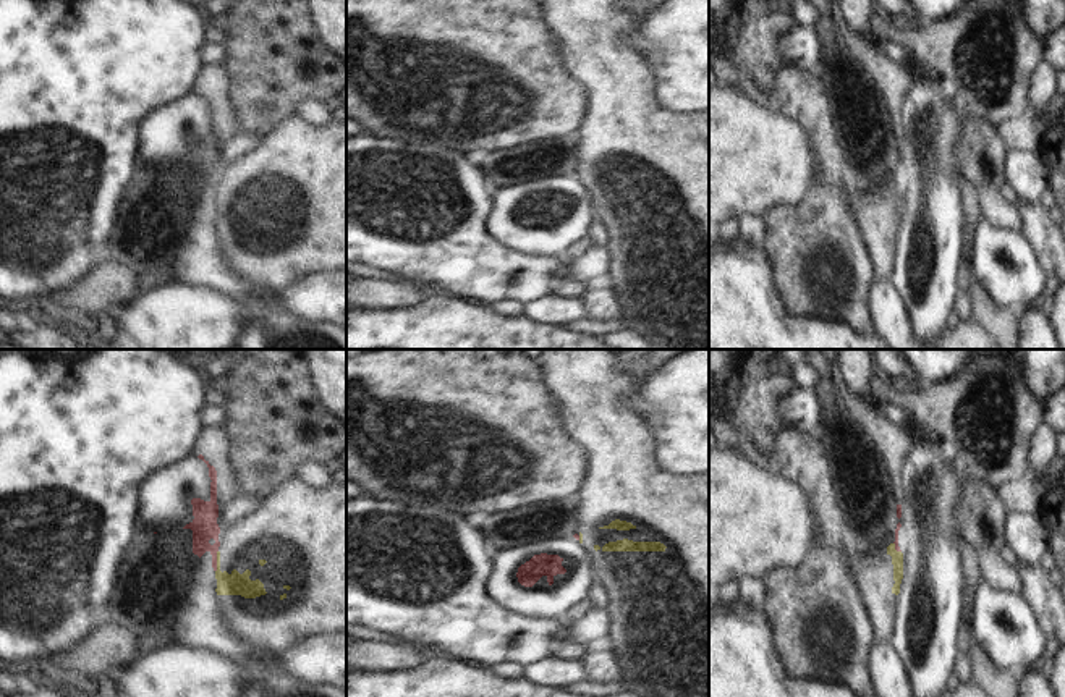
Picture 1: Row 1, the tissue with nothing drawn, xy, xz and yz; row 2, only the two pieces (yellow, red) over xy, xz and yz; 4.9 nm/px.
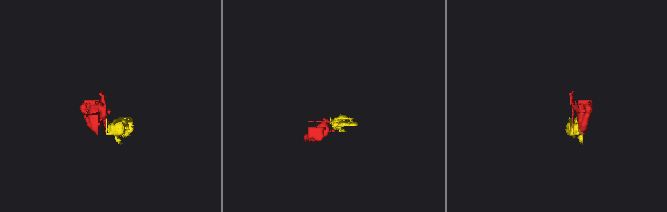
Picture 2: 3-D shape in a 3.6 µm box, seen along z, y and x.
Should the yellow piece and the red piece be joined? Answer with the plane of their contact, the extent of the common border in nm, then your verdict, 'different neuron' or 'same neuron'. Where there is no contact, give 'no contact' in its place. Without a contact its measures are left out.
contact in xy; length 110 nm; different neuron

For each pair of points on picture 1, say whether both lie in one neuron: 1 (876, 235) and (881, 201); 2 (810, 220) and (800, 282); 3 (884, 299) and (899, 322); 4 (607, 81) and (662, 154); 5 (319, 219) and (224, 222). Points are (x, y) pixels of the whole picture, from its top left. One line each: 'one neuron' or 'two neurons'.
1: one neuron
2: one neuron
3: one neuron
4: one neuron
5: one neuron

